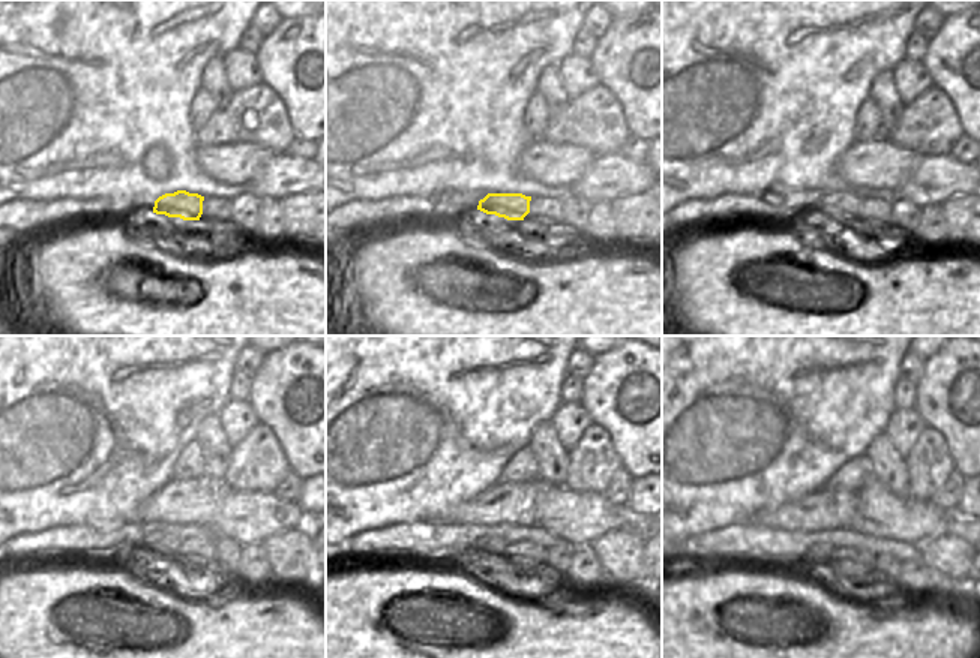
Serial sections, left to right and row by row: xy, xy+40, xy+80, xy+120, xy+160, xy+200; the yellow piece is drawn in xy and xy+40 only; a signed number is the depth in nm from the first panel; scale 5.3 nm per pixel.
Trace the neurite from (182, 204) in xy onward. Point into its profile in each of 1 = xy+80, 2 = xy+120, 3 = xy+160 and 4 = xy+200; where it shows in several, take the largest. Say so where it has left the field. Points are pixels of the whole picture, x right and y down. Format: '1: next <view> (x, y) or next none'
1: next xy+80 (835, 206)
2: next xy+120 (158, 544)
3: next xy+160 (486, 549)
4: next xy+200 (817, 556)

